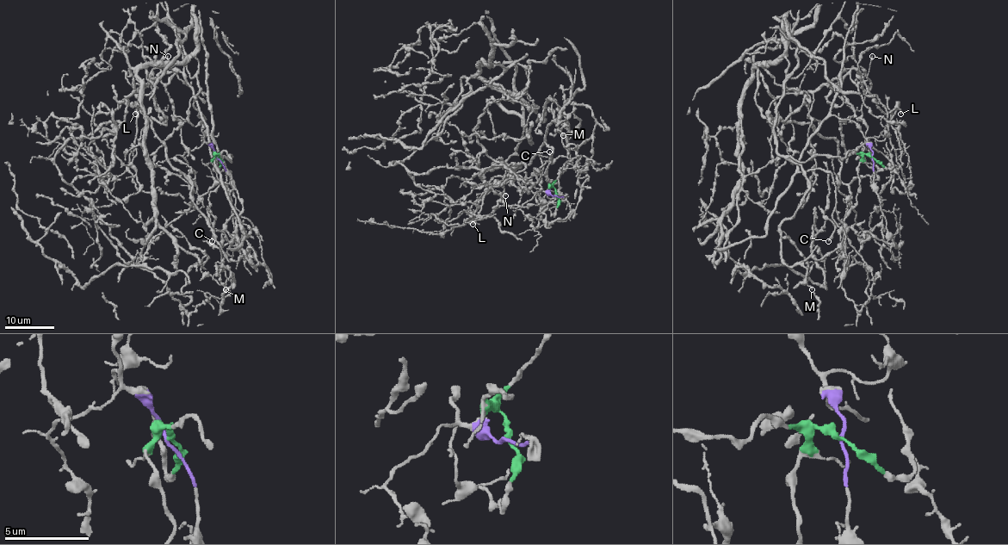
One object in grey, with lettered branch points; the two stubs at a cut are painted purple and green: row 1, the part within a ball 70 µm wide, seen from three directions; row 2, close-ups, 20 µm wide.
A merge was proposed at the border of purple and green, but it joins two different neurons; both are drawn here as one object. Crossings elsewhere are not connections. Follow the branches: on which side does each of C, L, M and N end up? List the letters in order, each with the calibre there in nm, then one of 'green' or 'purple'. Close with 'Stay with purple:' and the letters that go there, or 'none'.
C: 280 nm thick; green
L: 100 nm thick; purple
M: 150 nm thick; green
N: 180 nm thick; purple
Stay with purple: L, N

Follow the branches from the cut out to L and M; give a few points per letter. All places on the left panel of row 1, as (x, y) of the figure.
L: (217, 157), (205, 141), (206, 119), (182, 73), (154, 67), (151, 90), (134, 114)
M: (217, 157), (225, 151), (231, 156), (222, 162), (243, 208), (220, 265), (225, 289)

